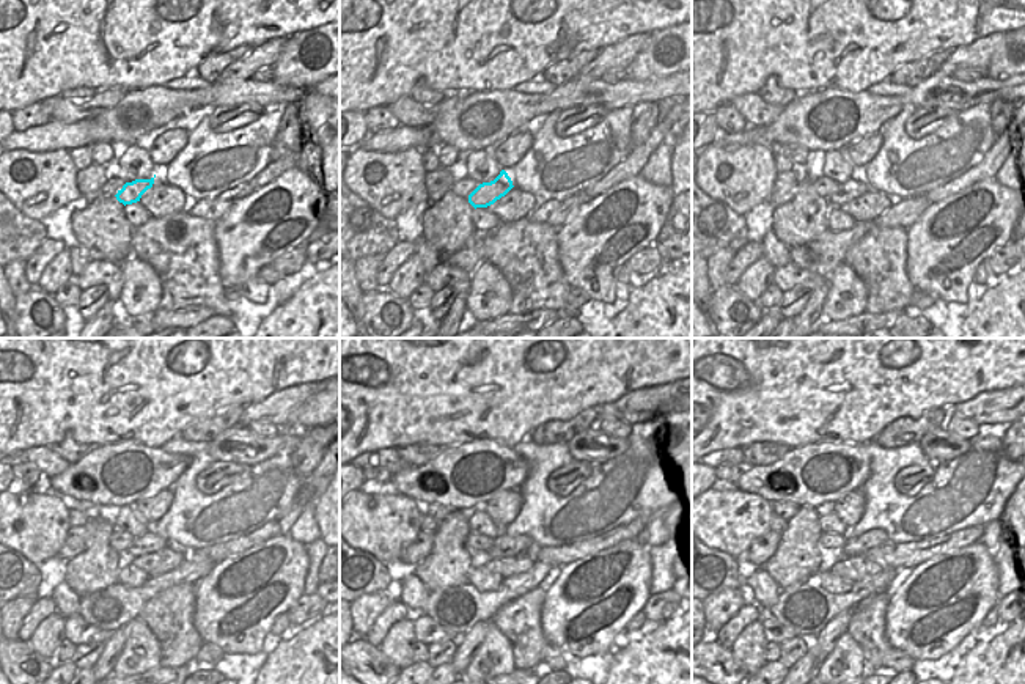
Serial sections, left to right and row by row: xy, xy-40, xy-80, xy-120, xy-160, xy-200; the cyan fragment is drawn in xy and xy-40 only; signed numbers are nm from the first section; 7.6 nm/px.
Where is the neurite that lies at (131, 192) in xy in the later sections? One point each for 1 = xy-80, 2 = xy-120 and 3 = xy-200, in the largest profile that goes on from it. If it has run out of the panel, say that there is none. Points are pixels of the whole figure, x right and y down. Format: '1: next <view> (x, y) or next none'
1: next xy-80 (854, 187)
2: next xy-120 (150, 543)
3: next xy-200 (874, 538)

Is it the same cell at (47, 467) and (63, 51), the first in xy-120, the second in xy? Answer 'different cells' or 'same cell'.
different cells

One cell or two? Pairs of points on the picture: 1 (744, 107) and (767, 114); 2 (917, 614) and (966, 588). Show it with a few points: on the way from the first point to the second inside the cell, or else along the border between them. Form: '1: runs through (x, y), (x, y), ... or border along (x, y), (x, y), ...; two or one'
1: runs through (750, 107), (761, 112); one
2: runs through (929, 614), (934, 609), (948, 607), (953, 601); one

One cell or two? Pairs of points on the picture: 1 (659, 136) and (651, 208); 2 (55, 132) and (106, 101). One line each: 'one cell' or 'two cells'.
1: two cells
2: two cells

